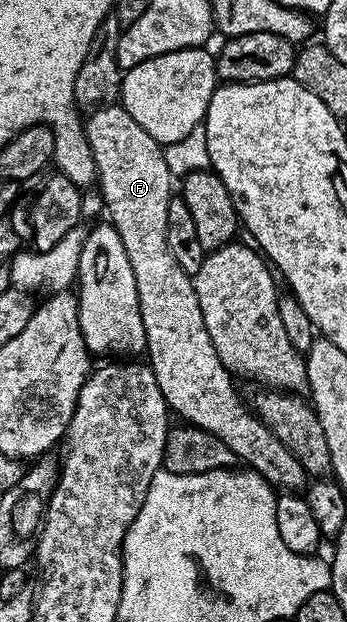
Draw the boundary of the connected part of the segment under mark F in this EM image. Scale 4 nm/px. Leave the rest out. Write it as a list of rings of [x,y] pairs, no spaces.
[[[121,105],[98,106],[90,110],[88,115],[83,123],[85,136],[95,157],[104,210],[108,222],[112,223],[123,241],[123,249],[127,249],[127,261],[131,261],[131,269],[135,273],[139,313],[143,317],[145,330],[147,366],[153,370],[155,381],[170,412],[176,418],[178,415],[181,418],[178,420],[184,421],[188,426],[198,427],[219,437],[219,441],[223,441],[223,445],[227,445],[227,449],[231,449],[231,453],[235,453],[246,468],[259,472],[278,492],[304,492],[307,476],[303,465],[299,465],[299,460],[291,454],[291,449],[287,449],[287,445],[283,445],[283,441],[279,441],[279,437],[275,437],[275,433],[271,433],[271,429],[261,423],[247,406],[246,400],[244,403],[237,396],[234,376],[223,365],[223,361],[219,361],[219,353],[215,353],[215,345],[211,345],[211,333],[207,333],[207,325],[203,325],[203,309],[199,309],[193,276],[179,269],[179,261],[175,261],[175,257],[171,257],[171,249],[167,249],[167,205],[175,191],[175,179],[167,169],[162,145]]]

